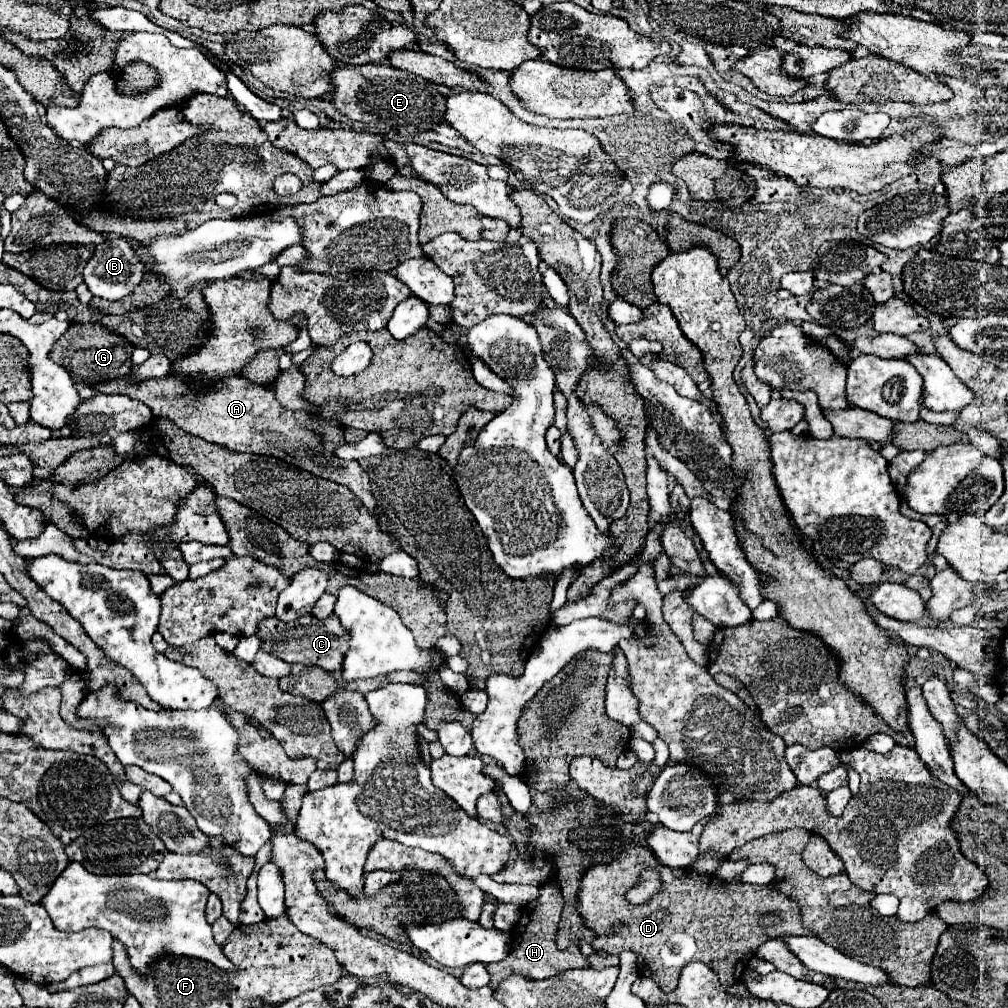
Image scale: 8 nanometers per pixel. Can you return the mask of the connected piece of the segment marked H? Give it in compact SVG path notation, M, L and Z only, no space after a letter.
M543 885L539 889L539 899L521 907L521 919L515 925L515 929L511 931L513 933L513 947L509 951L509 957L505 957L505 961L487 965L487 971L491 973L491 983L489 983L491 989L497 989L499 983L511 975L523 975L529 979L549 979L549 977L555 977L567 969L591 967L587 957L581 955L581 949L565 949L565 951L557 949L555 937L559 931L563 905L565 905L565 901L561 897L561 889L553 887L553 885Z

